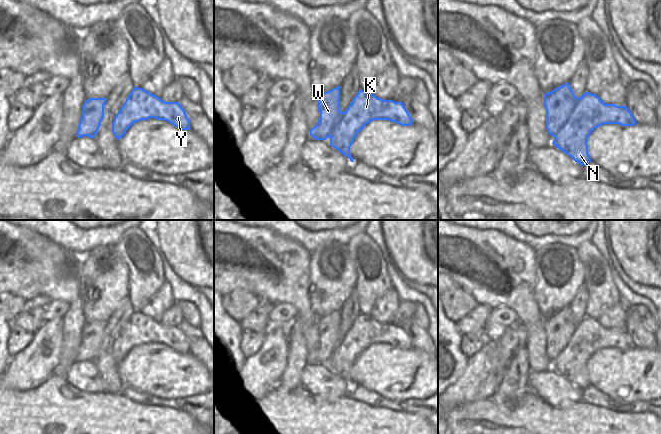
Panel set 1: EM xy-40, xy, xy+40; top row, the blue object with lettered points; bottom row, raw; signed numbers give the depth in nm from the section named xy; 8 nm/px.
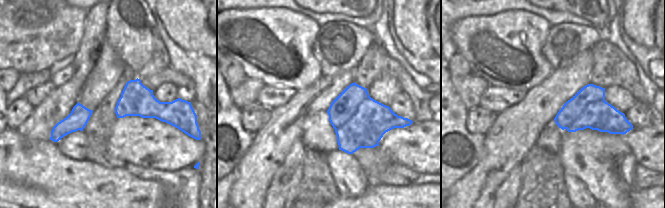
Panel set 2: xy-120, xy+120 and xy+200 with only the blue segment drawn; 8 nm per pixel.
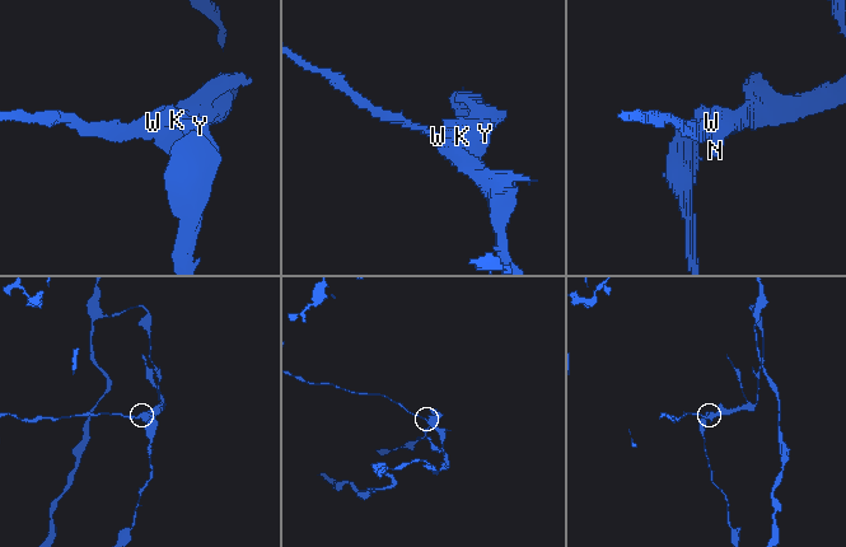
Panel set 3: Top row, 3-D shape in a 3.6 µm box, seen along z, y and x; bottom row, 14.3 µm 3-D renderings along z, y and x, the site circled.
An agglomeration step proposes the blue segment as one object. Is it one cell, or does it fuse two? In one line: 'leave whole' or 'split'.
split

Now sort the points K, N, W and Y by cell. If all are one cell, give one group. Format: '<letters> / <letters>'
K N Y / W

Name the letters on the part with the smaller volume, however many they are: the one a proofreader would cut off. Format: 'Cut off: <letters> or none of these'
Cut off: K, N, Y

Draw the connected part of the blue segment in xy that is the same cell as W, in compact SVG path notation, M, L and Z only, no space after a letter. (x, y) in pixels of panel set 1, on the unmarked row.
M340 310L318 318L318 335L320 341L318 347L310 353L310 359L315 364L326 364L343 339L340 335Z

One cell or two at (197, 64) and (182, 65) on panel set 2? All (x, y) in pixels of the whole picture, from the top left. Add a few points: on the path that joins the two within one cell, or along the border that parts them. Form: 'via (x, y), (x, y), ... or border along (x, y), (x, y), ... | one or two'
via (193, 64), (186, 64) | one

